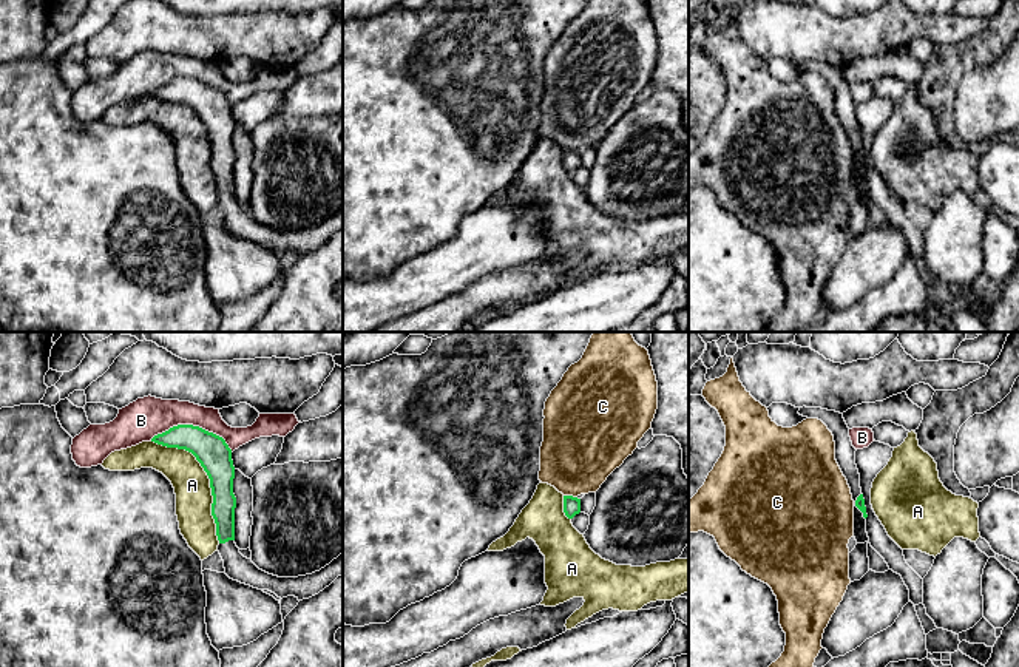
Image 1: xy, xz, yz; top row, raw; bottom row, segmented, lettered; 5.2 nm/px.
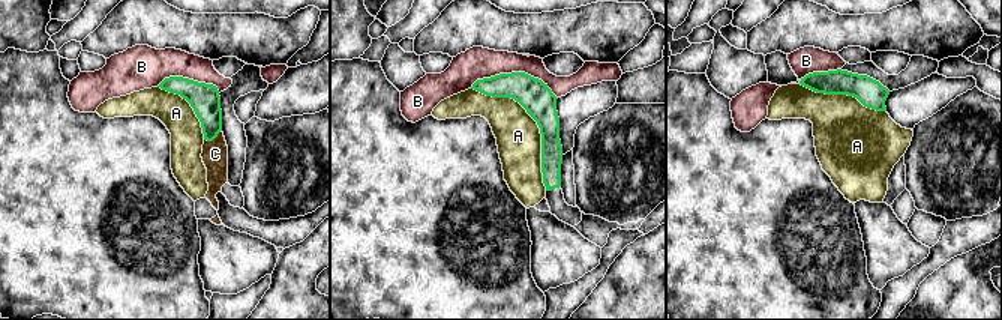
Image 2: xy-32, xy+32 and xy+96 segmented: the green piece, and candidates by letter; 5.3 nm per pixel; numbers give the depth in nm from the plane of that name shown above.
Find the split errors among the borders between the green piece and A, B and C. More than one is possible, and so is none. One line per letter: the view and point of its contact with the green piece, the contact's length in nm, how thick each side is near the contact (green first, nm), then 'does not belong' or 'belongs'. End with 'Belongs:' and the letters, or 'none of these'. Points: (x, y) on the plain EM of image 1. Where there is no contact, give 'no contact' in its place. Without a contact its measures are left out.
A: contact xy (209, 132); length 650 nm; calibres 170 and 190 nm; does not belong
B: contact xy (192, 79); length 440 nm; calibres 170 and 200 nm; does not belong
C: contact xz (570, 150); length 70 nm; calibres 100 and 400 nm; does not belong
Belongs: none of these

